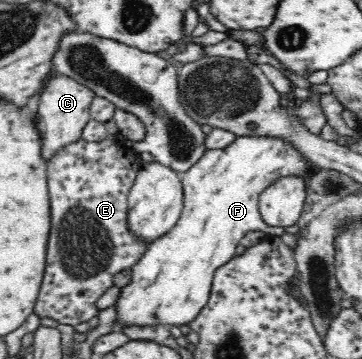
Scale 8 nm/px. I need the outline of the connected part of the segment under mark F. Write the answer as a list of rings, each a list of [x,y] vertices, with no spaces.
[[[244,136],[237,138],[224,149],[209,149],[190,169],[179,174],[184,192],[184,207],[180,219],[162,237],[148,243],[146,253],[131,269],[131,282],[121,288],[114,304],[119,316],[113,331],[126,325],[188,325],[194,321],[209,300],[215,269],[235,255],[240,239],[250,231],[264,231],[268,236],[281,236],[284,228],[273,228],[263,222],[259,213],[260,193],[278,179],[289,176],[302,178],[308,173],[308,160],[290,142],[276,136]]]

